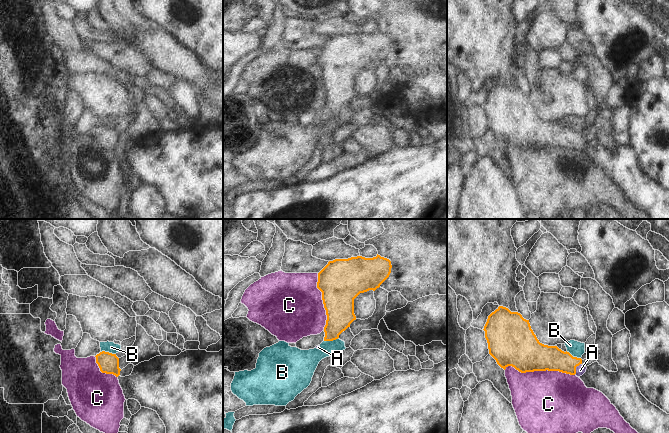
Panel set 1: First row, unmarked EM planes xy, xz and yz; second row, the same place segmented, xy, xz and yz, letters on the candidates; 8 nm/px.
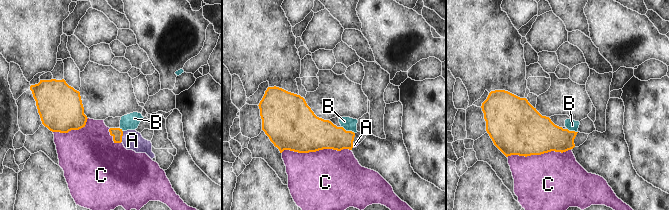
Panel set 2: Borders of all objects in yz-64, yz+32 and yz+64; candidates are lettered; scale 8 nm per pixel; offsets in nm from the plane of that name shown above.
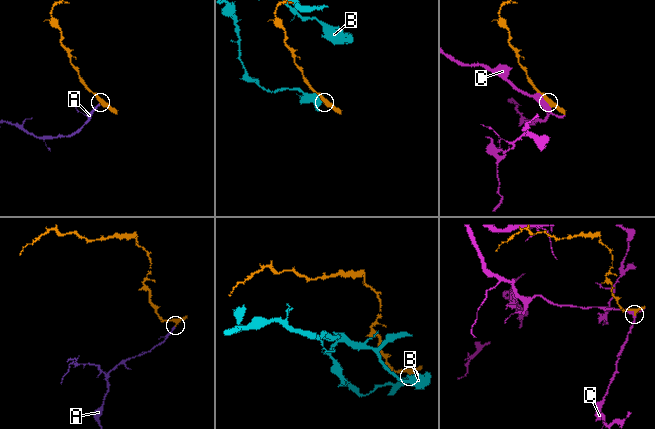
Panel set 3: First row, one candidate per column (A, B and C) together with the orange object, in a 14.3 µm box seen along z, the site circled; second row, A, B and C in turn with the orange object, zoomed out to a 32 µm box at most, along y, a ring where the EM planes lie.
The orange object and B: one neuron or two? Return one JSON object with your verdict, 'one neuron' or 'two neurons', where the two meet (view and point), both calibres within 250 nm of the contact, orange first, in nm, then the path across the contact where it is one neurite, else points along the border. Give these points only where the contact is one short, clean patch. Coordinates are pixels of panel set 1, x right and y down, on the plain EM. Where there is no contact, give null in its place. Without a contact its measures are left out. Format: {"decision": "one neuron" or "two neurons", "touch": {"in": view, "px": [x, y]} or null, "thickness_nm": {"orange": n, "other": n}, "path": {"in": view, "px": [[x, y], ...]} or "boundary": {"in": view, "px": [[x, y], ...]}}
{"decision": "two neurons", "touch": {"in": "xy", "px": [108, 128]}, "thickness_nm": {"orange": 160, "other": 90}, "boundary": {"in": "xy", "px": [[101, 127], [115, 130]]}}

